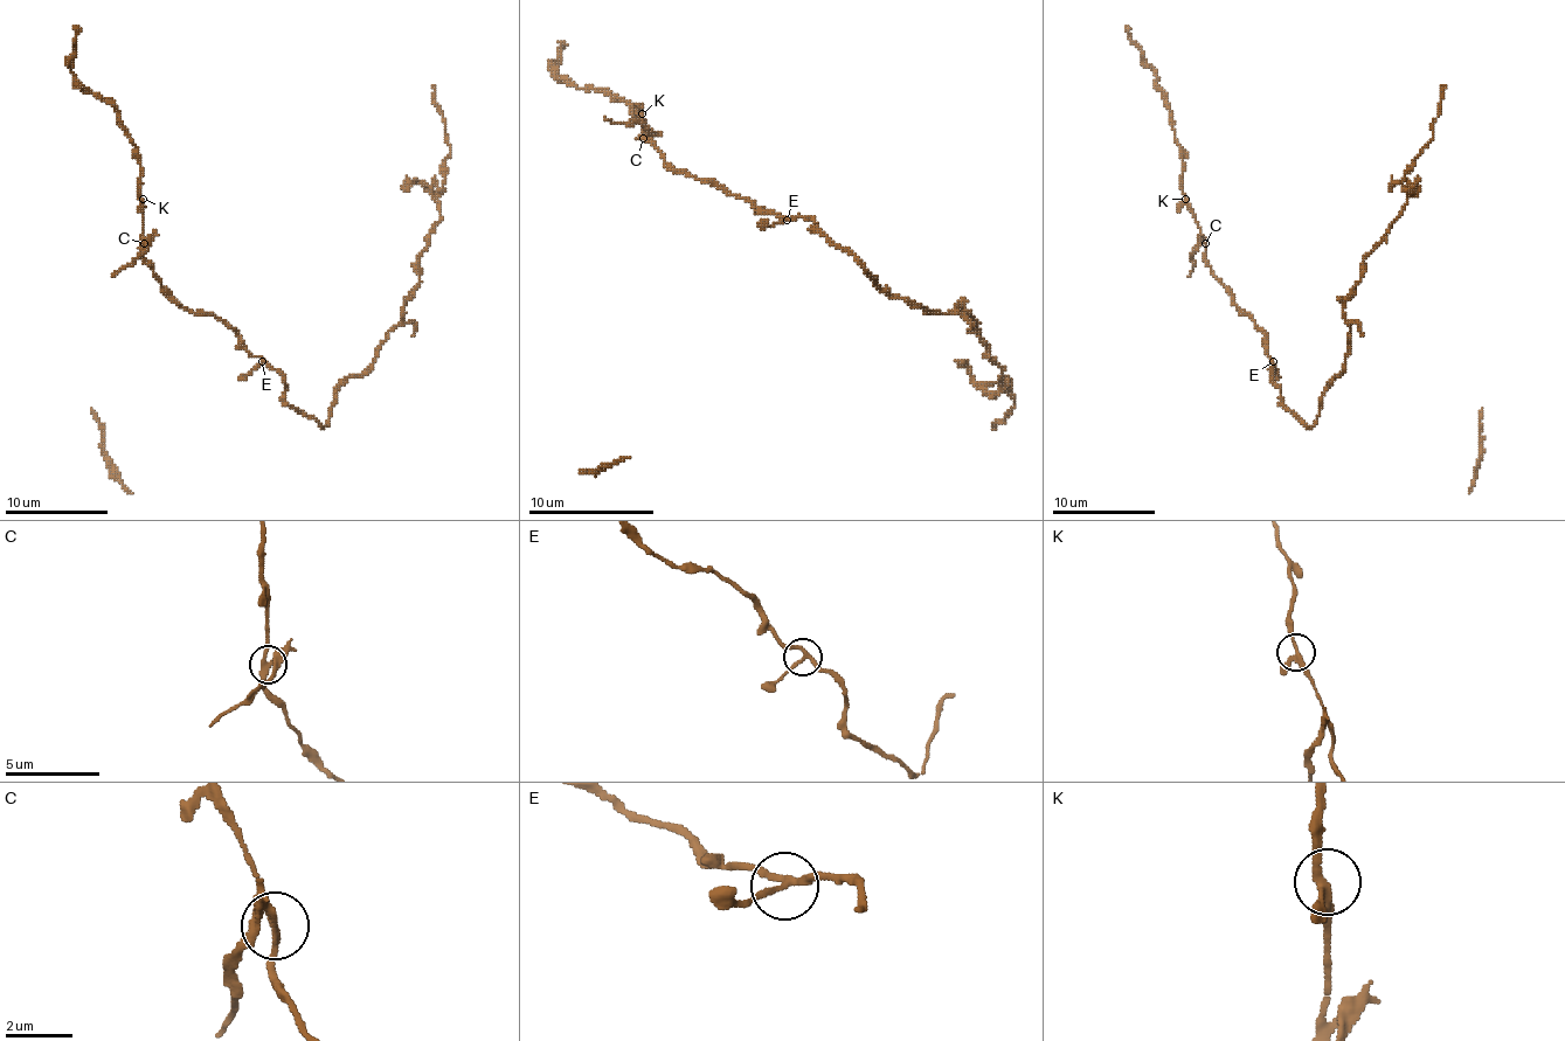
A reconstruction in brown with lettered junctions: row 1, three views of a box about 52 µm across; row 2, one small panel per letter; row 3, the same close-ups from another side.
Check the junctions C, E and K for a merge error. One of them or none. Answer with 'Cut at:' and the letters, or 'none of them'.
Cut at: C

